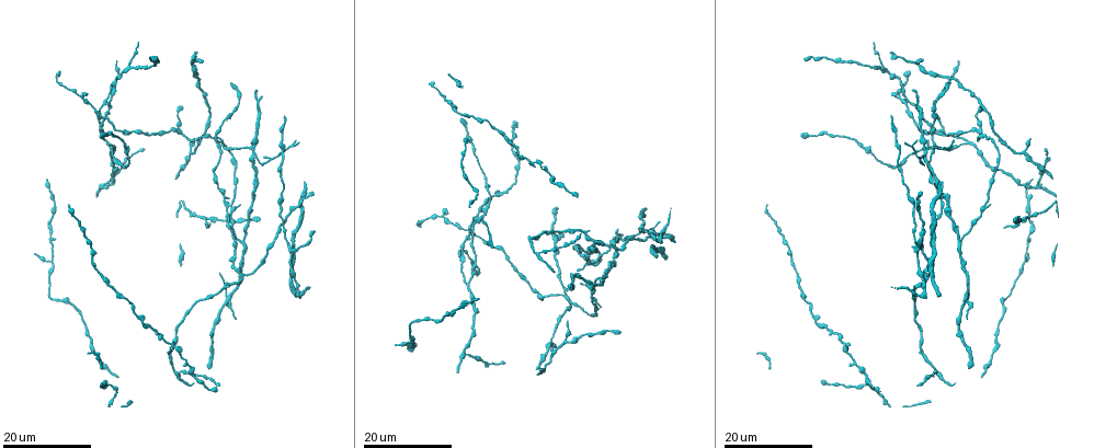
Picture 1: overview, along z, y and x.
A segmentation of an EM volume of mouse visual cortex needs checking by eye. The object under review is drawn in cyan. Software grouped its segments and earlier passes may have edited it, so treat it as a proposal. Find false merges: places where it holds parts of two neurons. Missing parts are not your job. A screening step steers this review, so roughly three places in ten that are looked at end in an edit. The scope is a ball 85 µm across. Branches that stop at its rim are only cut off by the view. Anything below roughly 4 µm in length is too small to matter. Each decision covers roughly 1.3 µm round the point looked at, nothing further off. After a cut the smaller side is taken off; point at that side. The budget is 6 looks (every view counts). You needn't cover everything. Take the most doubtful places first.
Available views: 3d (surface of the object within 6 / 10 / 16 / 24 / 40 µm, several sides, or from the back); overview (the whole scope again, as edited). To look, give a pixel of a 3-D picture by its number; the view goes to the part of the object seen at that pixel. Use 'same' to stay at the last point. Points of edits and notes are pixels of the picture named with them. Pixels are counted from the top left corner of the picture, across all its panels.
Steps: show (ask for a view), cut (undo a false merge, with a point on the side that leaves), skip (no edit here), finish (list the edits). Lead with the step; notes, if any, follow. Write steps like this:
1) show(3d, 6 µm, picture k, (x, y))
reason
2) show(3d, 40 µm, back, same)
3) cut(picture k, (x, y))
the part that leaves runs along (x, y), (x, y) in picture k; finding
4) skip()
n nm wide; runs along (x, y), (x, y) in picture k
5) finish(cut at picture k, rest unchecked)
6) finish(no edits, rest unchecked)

show(3d, 16 µm, picture 1, (130, 67))
thin arm on a thick one

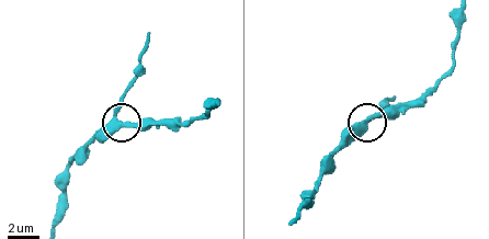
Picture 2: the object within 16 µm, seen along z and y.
show(3d, 10 µm, picture 2, (113, 121))

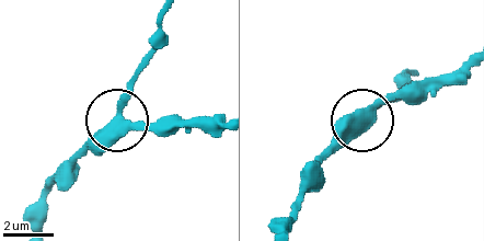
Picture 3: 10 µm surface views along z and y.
skip()
side arm 7 µm; one neuron here

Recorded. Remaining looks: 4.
show(3d, 16 µm, picture 1, (227, 300))
three-way junction

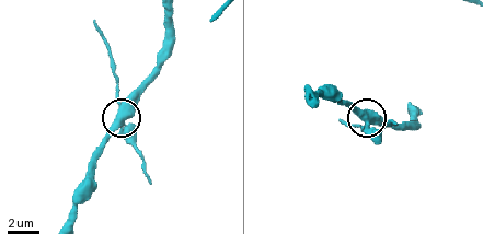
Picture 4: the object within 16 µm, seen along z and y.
show(3d, 6 µm, picture 4, (121, 121))

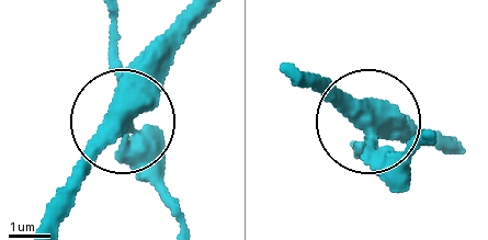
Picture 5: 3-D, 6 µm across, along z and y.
cut(picture 5, (146, 157))
3 arms; two neurons meet here

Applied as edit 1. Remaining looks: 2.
finish(cut at picture 5, rest unchecked)

